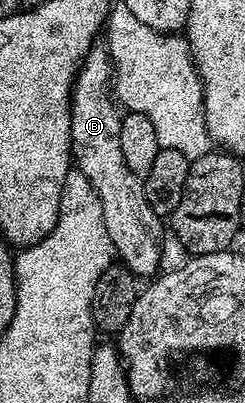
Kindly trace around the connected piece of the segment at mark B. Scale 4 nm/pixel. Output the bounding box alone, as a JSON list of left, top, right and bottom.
[69,46,162,278]

